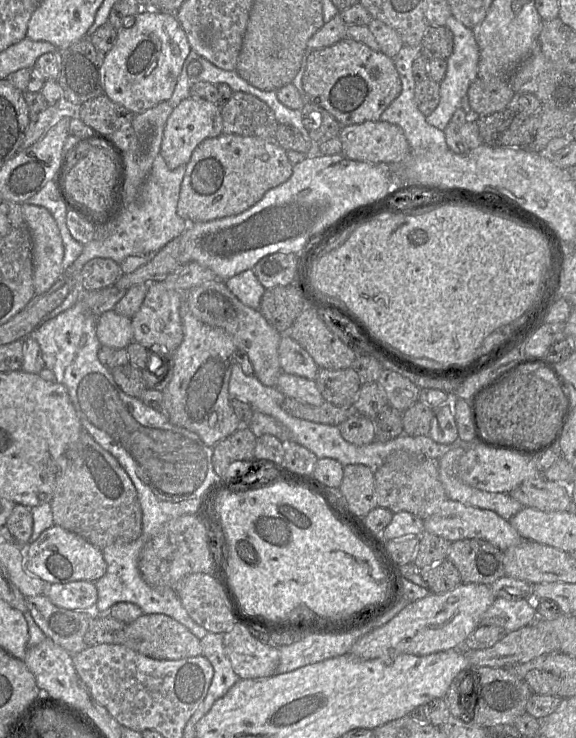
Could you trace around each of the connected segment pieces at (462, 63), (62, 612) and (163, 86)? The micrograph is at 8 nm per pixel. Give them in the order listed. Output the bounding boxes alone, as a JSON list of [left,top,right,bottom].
[[426,15,479,130],[25,594,105,656],[104,8,191,114]]

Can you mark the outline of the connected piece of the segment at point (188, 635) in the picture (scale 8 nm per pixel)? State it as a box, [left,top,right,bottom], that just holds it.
[122,614,202,660]

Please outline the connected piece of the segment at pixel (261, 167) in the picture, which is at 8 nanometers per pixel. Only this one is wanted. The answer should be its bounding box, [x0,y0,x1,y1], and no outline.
[177,133,293,223]

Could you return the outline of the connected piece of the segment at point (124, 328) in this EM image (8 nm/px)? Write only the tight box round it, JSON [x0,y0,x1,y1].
[97,309,134,350]

